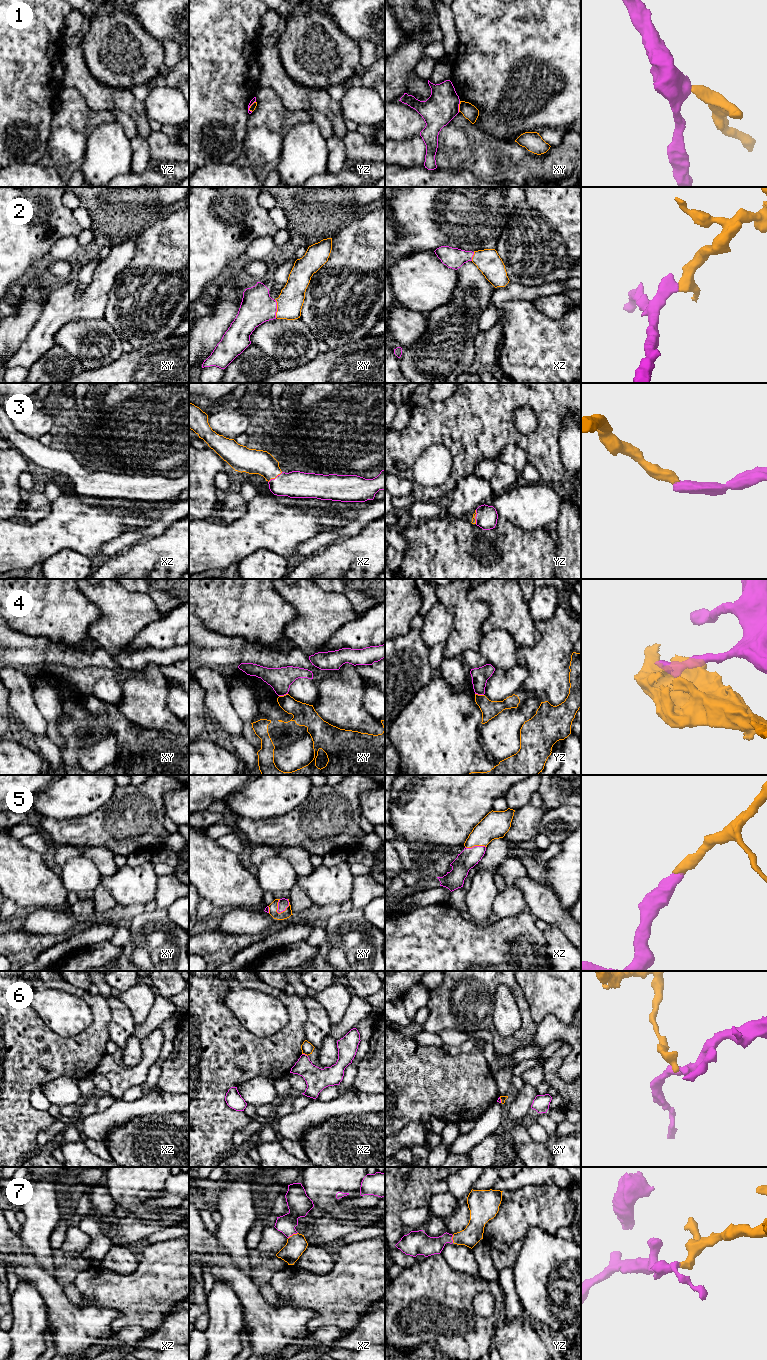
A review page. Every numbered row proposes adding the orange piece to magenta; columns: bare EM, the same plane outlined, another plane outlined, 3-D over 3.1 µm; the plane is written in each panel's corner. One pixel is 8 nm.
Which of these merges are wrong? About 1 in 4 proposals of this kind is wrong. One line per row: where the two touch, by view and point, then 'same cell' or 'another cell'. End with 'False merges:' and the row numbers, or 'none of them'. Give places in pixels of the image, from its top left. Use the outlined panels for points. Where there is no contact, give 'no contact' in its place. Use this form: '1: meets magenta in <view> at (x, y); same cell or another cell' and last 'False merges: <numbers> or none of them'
1: meets magenta in xy at (458, 106); another cell
2: meets magenta in xy at (276, 308); same cell
3: meets magenta in xz at (276, 477); same cell
4: meets magenta in xy at (283, 695); another cell
5: meets magenta in xy at (286, 907); same cell
6: meets magenta in xz at (304, 1054); another cell
7: meets magenta in xz at (292, 1234); same cell
False merges: 1, 4, 6

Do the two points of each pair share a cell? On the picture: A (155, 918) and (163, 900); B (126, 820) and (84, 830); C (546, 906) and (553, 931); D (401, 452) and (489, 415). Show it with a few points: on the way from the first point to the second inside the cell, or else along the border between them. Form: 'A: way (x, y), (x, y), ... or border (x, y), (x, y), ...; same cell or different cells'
A: border (157, 908), (167, 909); different cells
B: way (116, 825), (94, 830); same cell
C: border (549, 923), (555, 924), (566, 936); different cells
D: way (423, 432), (433, 422), (467, 420); same cell

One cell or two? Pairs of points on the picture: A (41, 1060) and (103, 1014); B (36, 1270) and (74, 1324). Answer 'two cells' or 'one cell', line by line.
A: one cell
B: one cell

